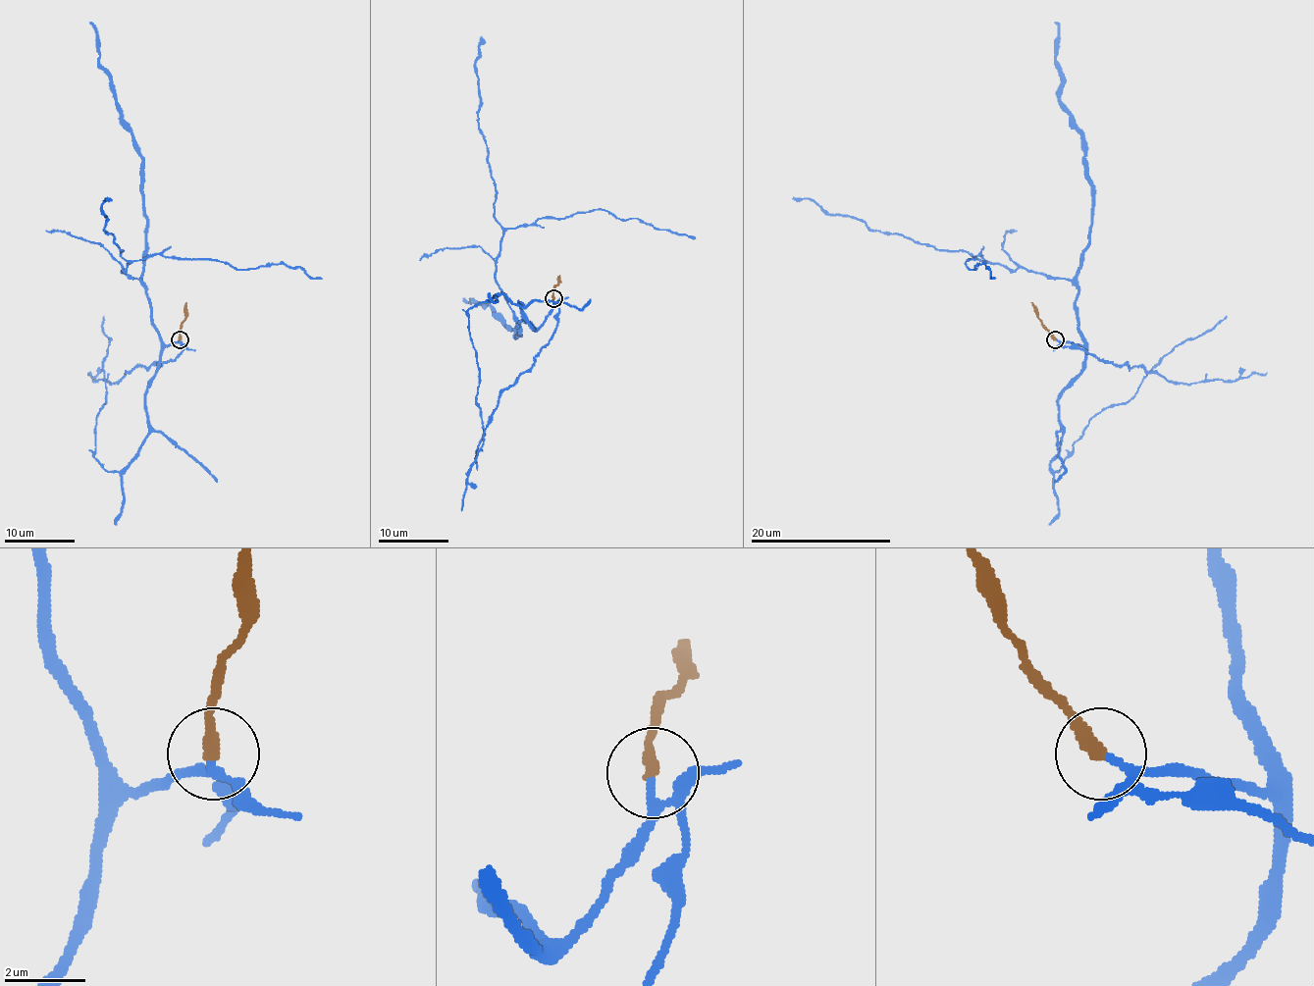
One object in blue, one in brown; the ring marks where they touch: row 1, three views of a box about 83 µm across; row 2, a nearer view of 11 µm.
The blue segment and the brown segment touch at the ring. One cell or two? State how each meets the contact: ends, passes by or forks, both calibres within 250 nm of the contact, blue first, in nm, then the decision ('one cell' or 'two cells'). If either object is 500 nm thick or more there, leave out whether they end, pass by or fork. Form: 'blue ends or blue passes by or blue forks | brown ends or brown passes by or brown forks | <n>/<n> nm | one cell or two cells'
blue passes by | brown ends | 160/360 nm | one cell

